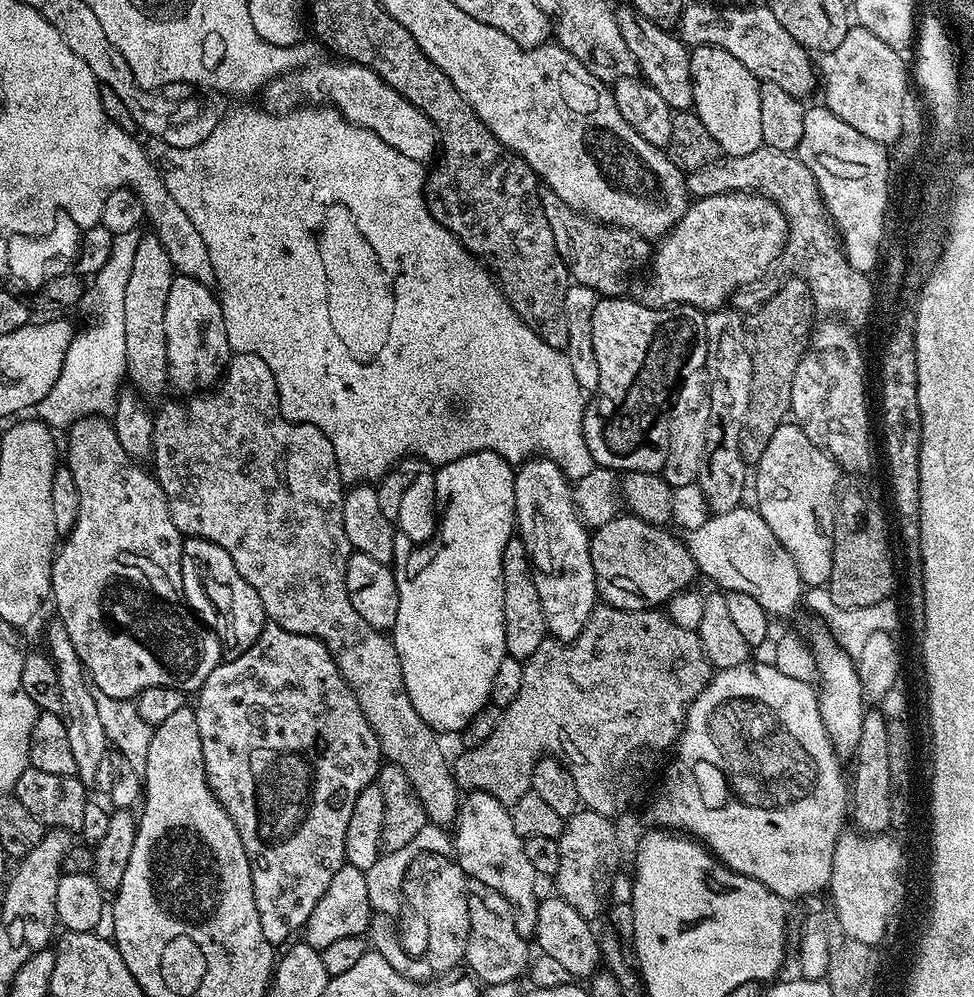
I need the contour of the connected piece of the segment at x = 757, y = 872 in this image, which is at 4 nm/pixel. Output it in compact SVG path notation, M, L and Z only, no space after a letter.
M749 662L733 668L719 669L698 694L696 701L689 706L688 717L684 720L684 730L675 745L675 752L676 761L672 764L672 777L661 786L660 793L652 800L652 816L660 823L657 825L661 829L675 830L699 840L730 871L762 882L762 886L778 894L785 902L812 896L823 888L825 891L831 885L834 850L841 832L846 828L844 819L848 820L850 816L850 784L846 779L846 772L840 769L841 757L828 737L820 713L820 697L811 683L782 674L772 662Z

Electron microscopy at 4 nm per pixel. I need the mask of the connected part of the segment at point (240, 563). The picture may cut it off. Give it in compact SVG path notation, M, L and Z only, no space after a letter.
M235 353L229 359L228 367L225 368L223 376L215 387L207 394L196 394L189 400L192 400L189 404L179 404L178 401L172 400L169 404L162 405L160 409L157 407L152 417L154 442L150 464L154 469L156 481L162 486L162 494L166 494L166 502L170 510L170 518L174 518L174 526L180 531L181 537L201 536L203 540L222 546L222 550L226 550L226 554L234 558L234 566L238 566L238 574L242 574L242 578L246 578L246 582L254 586L258 598L262 598L265 617L271 623L282 626L294 634L313 636L314 639L323 642L326 650L330 650L342 678L350 686L354 698L358 698L358 706L362 706L362 714L366 714L366 722L370 722L370 730L374 730L378 738L381 757L389 764L402 766L406 778L410 778L410 786L414 786L414 794L418 794L418 798L422 801L422 810L426 810L428 819L433 825L455 825L462 792L457 788L456 780L452 776L449 757L444 757L444 752L440 749L441 737L425 722L422 714L414 710L414 702L410 702L410 694L406 694L406 682L402 678L402 662L398 662L398 650L392 644L391 635L374 630L370 622L362 619L362 614L354 610L354 602L350 602L350 594L346 590L346 562L351 558L354 549L352 543L346 538L346 526L342 526L342 506L346 485L340 477L338 462L334 458L334 446L330 446L330 438L326 438L326 434L322 434L322 430L318 430L314 425L294 424L280 413L280 393L276 390L274 374L270 374L270 366L266 366L266 362L258 358L258 354Z

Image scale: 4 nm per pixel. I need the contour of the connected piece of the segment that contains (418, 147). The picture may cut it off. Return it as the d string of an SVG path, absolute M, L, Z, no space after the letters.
M351 62L316 63L309 63L295 72L285 72L284 75L264 85L263 107L273 114L283 114L301 102L320 106L327 101L337 112L342 113L345 120L378 134L378 138L382 138L386 146L394 146L394 150L398 150L398 154L406 154L406 158L428 162L431 156L433 159L437 155L438 137L430 118L426 118L426 114L422 114L418 106L414 106L402 94L398 94L398 90L389 86L374 69Z

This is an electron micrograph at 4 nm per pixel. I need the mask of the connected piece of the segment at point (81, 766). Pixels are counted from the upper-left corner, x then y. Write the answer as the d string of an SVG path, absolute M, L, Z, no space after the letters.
M52 618L48 629L44 632L46 651L58 670L58 686L62 690L62 715L66 734L70 741L76 775L86 786L95 785L98 762L109 755L110 745L106 731L102 730L101 719L98 718L97 703L94 702L93 685L84 670L84 664L78 658L78 650L74 650L74 642L70 642L70 634L66 634L66 626L62 626L59 618Z

